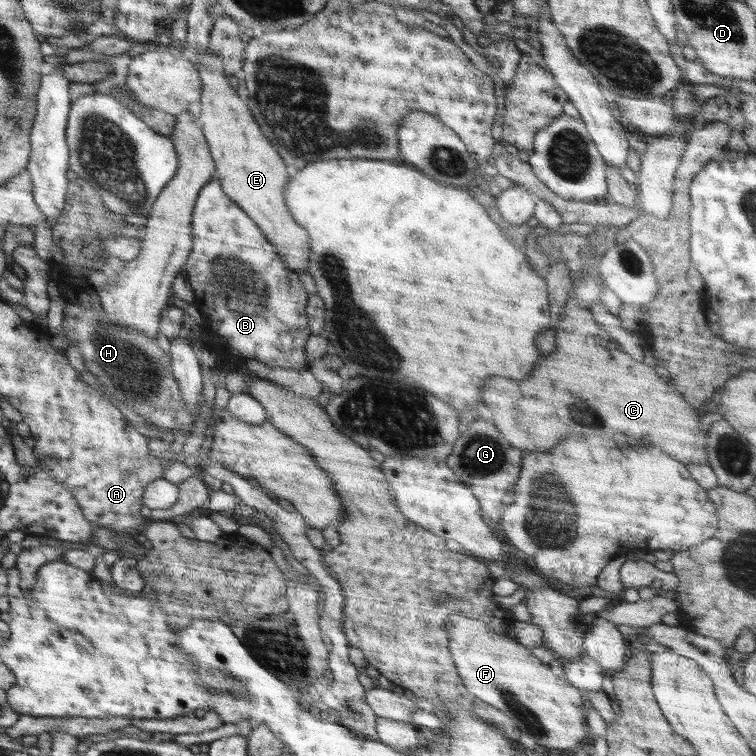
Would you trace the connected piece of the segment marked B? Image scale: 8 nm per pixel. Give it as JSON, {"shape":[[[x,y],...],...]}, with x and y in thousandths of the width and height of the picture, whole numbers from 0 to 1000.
{"shape":[[[288,235],[278,237],[274,242],[270,242],[267,251],[262,255],[253,286],[253,308],[255,312],[255,327],[247,341],[243,360],[249,364],[257,384],[257,402],[262,406],[262,410],[265,410],[271,423],[266,430],[266,434],[272,434],[276,443],[276,446],[271,448],[271,458],[278,463],[283,463],[287,472],[303,472],[308,480],[317,474],[329,474],[339,476],[339,479],[349,479],[349,481],[357,484],[357,487],[362,487],[364,484],[370,484],[370,487],[389,487],[389,489],[396,489],[398,493],[406,495],[409,483],[405,481],[405,475],[402,475],[402,470],[405,470],[402,459],[405,458],[405,450],[407,450],[407,446],[413,440],[409,435],[406,415],[403,414],[409,388],[402,382],[399,372],[394,370],[394,362],[378,354],[377,347],[366,335],[365,327],[348,311],[343,299],[308,263],[296,257]]]}

